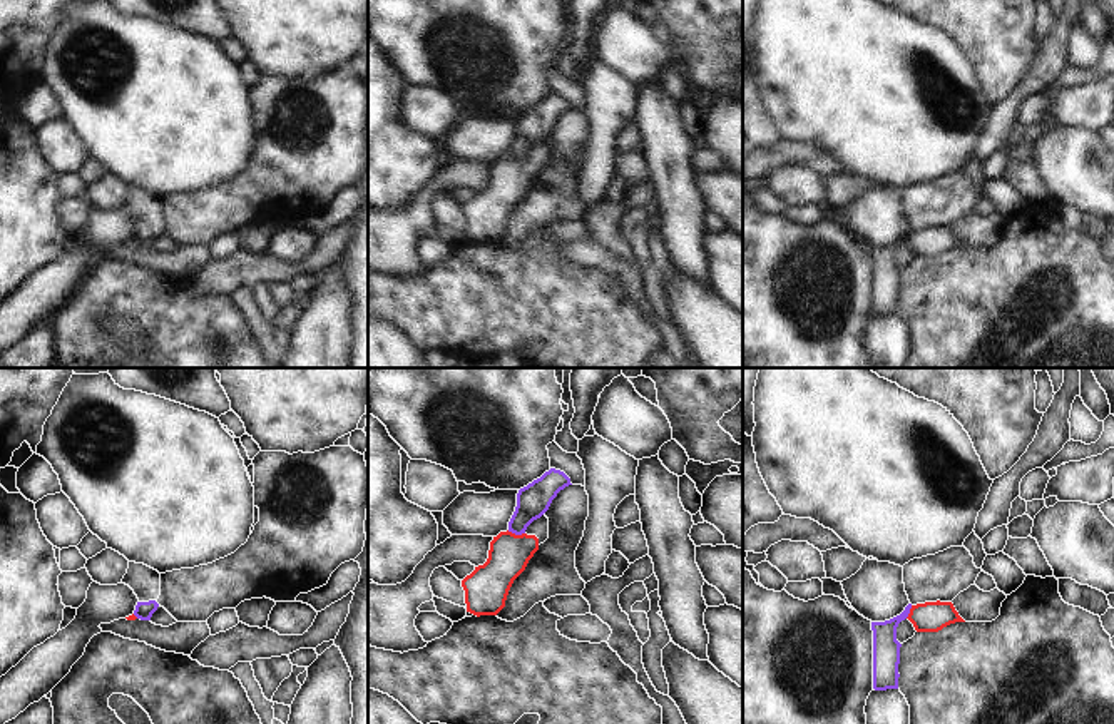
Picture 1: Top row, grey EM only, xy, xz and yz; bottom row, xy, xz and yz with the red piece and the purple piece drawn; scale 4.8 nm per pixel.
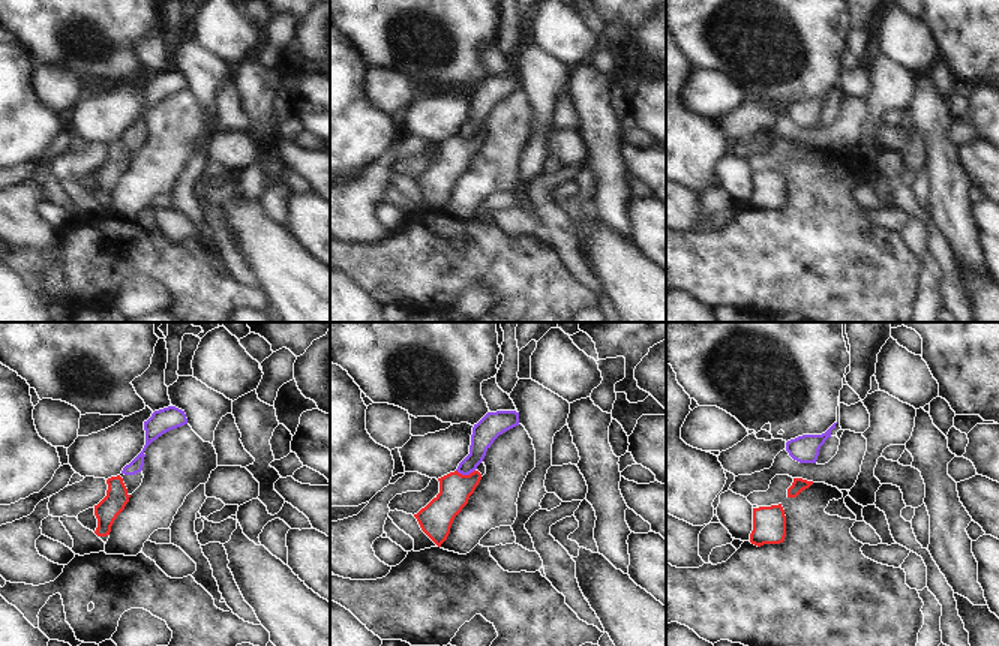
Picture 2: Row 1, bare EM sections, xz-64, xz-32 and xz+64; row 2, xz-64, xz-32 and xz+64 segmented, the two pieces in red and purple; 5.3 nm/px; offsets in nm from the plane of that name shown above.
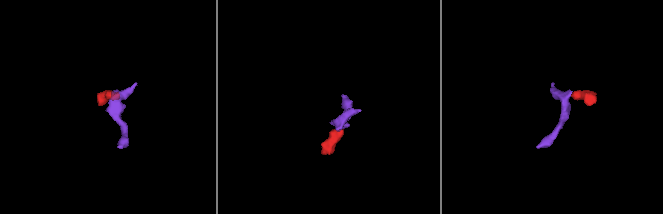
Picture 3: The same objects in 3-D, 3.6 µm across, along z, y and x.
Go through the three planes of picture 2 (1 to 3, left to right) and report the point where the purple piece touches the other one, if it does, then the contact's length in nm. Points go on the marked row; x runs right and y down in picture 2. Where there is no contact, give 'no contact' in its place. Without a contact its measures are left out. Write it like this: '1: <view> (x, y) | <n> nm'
1: no contact
2: xz-32 (465, 475) | 100 nm
3: no contact

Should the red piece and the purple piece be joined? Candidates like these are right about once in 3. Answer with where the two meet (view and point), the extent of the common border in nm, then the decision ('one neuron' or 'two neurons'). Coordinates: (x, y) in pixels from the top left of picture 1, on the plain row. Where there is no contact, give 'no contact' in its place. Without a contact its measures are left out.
meets red in xz at (514, 159); contact 90 nm long; two neurons

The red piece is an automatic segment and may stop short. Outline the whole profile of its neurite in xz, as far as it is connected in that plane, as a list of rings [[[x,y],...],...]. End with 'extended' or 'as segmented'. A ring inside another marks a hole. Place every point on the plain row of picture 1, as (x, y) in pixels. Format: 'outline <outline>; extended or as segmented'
outline [[[549,144],[534,145],[522,161],[500,157],[490,167],[488,184],[462,206],[467,237],[497,241],[514,206],[525,196],[539,171],[549,164]]]; extended

